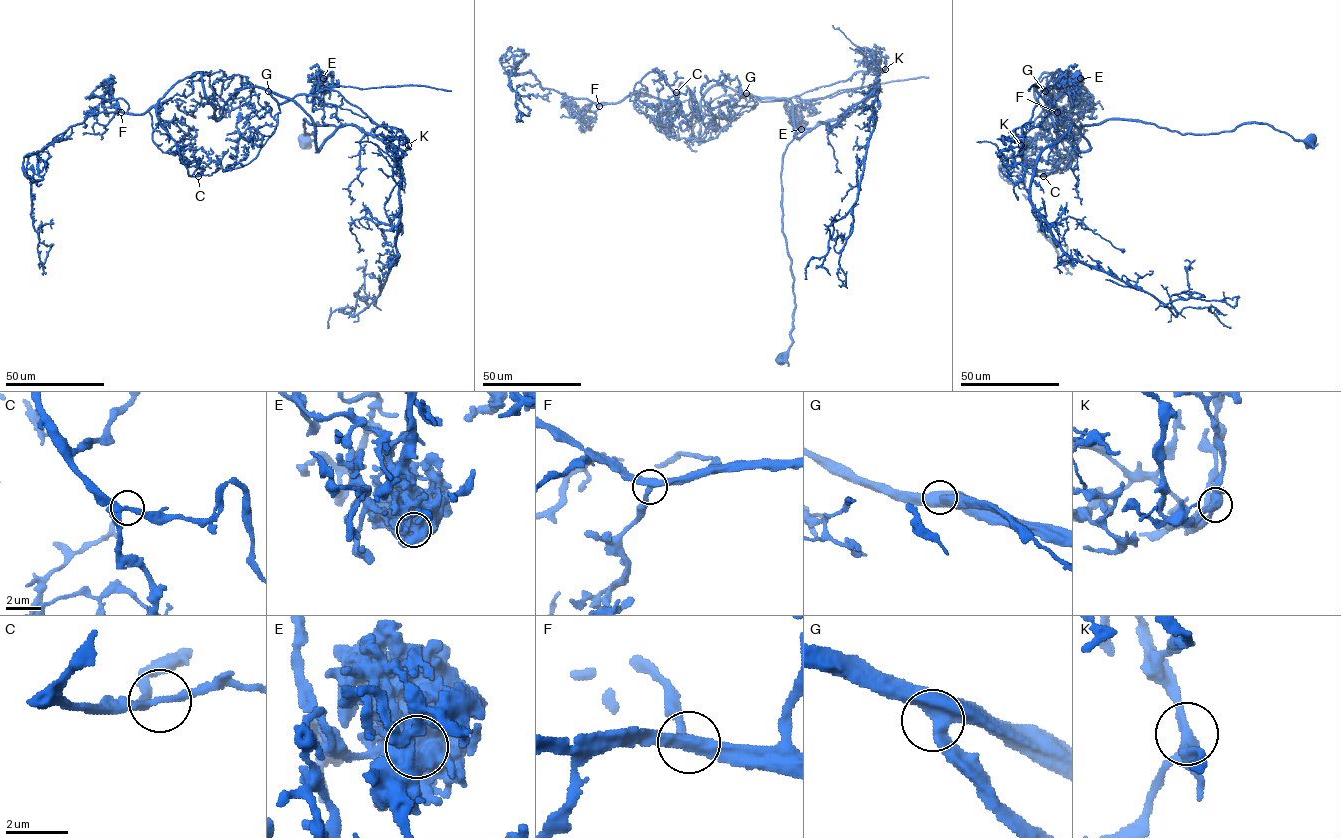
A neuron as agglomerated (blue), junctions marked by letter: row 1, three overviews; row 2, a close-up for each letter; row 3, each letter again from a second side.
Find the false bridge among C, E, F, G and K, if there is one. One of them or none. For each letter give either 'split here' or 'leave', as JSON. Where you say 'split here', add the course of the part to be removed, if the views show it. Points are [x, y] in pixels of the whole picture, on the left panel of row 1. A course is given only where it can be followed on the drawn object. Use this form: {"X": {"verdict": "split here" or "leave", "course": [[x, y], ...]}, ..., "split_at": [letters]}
{"C": {"verdict": "leave"}, "E": {"verdict": "split here", "course": [[323, 78], [323, 87], [413, 85], [451, 91]]}, "F": {"verdict": "leave"}, "G": {"verdict": "leave"}, "K": {"verdict": "leave"}, "split_at": ["E"]}

